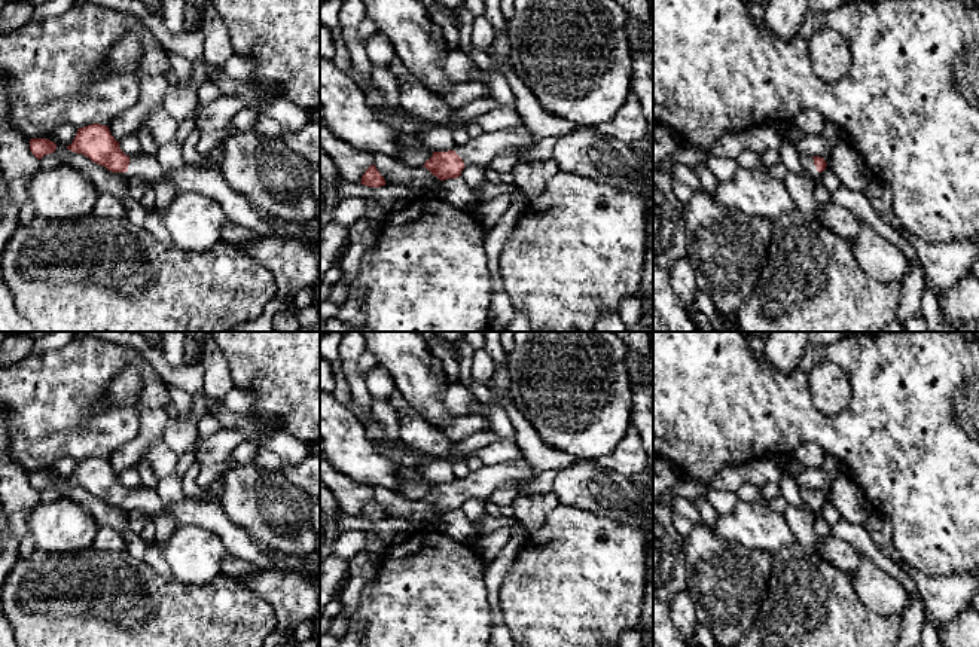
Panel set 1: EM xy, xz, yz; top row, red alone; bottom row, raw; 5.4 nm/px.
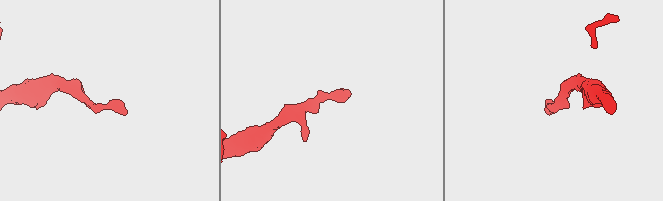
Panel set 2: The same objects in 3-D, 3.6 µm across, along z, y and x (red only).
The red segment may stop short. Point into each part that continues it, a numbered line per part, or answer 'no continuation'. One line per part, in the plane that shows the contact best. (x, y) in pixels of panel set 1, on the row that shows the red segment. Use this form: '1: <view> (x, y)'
1: yz (807, 161)

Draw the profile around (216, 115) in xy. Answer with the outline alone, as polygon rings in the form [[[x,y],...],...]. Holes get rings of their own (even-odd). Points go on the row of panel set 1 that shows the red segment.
[[[223,95],[204,104],[198,113],[195,129],[201,134],[213,134],[226,129],[234,116],[248,107],[240,95]]]

